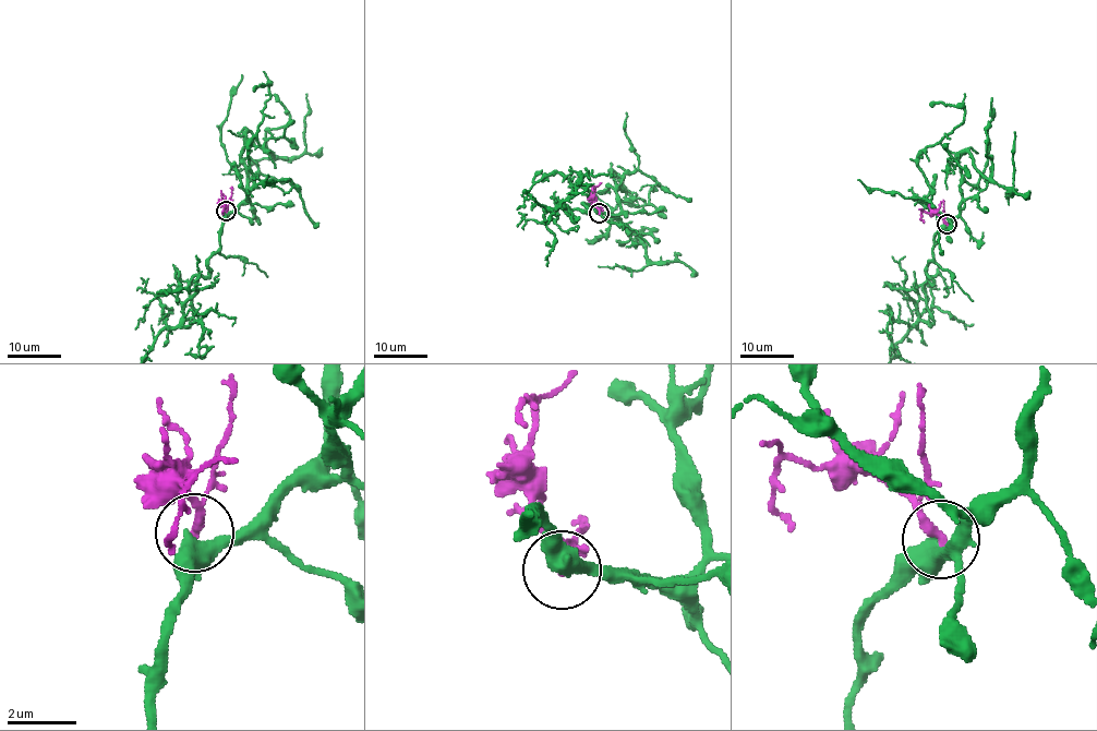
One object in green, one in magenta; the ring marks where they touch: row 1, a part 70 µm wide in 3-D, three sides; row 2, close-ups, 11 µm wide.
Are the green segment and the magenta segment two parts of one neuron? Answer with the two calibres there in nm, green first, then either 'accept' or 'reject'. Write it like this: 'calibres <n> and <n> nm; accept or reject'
calibres 480 and 260 nm; reject

